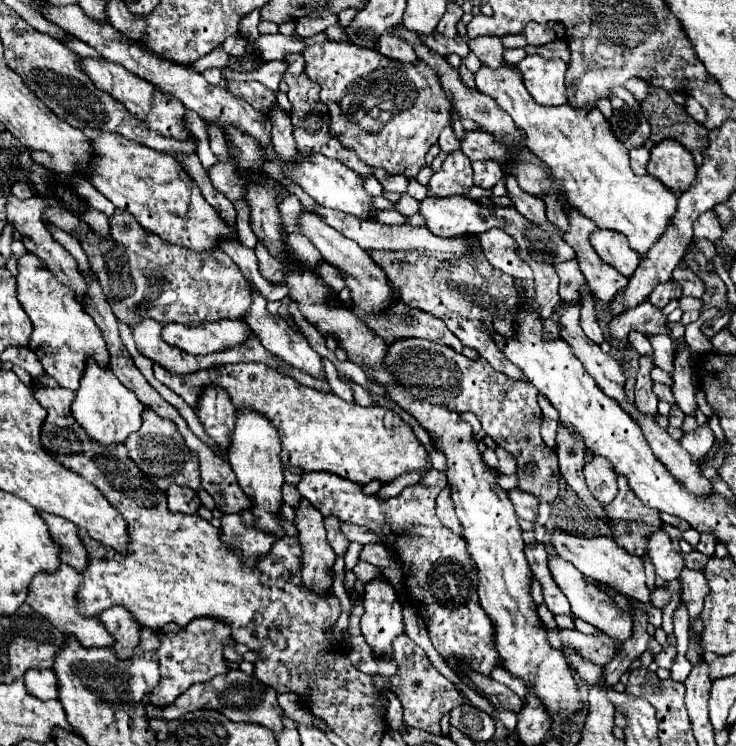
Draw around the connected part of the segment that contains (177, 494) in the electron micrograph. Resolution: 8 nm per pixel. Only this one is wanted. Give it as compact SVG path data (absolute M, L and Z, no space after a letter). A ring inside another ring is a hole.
M172 484L168 490L168 508L172 512L182 512L182 514L196 514L200 508L200 500L196 496L196 492L188 486L178 486Z

